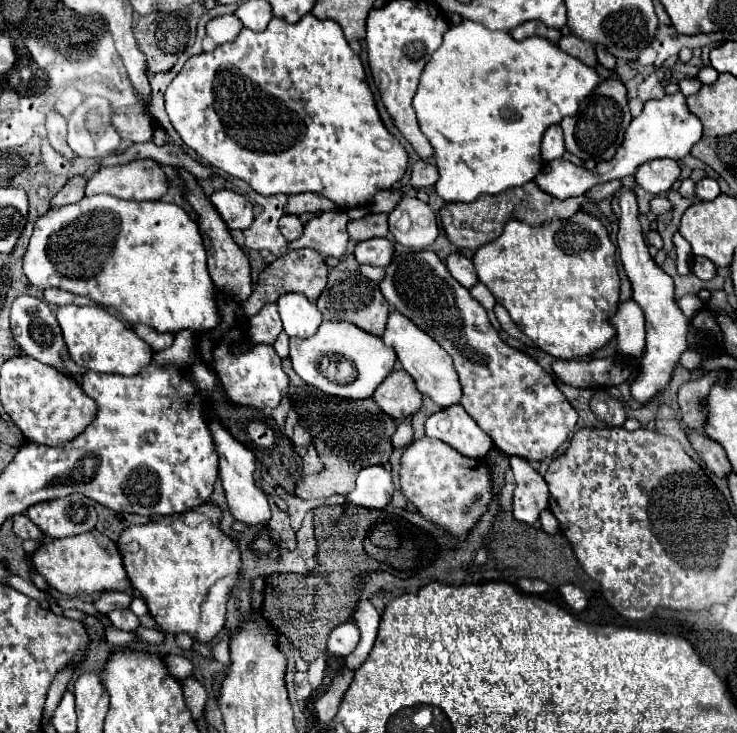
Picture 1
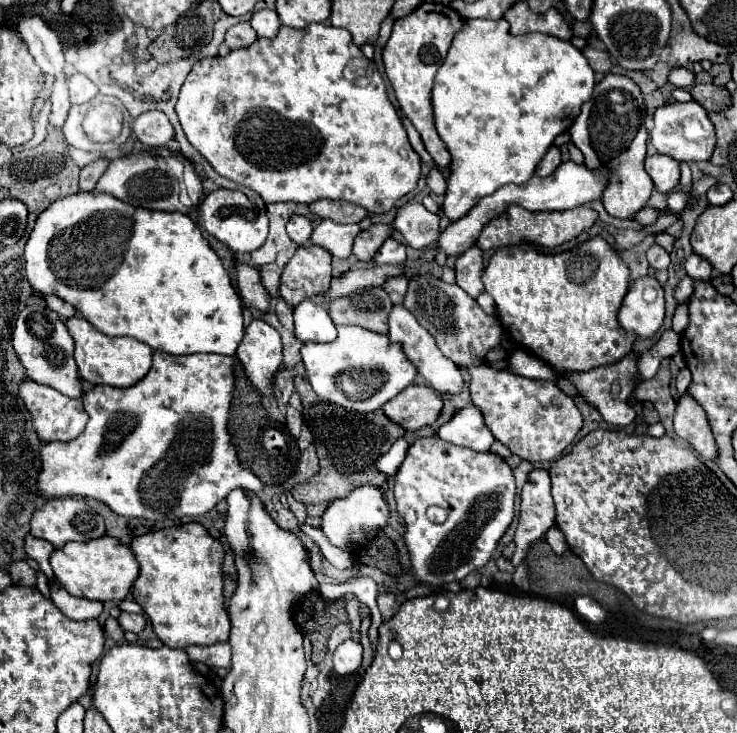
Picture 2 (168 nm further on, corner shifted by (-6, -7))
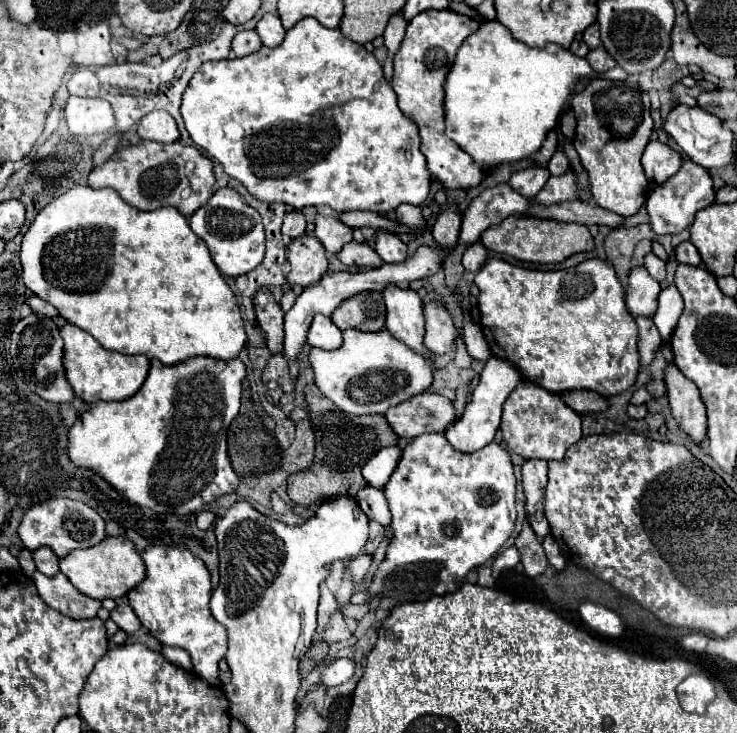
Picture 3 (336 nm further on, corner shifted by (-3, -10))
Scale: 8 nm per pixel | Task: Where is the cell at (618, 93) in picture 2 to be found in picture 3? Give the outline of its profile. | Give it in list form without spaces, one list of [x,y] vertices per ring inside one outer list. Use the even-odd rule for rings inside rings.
[[[591,80],[585,90],[571,100],[577,118],[573,146],[589,176],[590,190],[597,206],[631,216],[647,198],[648,179],[641,164],[643,150],[651,138],[653,120],[647,92],[621,80]]]

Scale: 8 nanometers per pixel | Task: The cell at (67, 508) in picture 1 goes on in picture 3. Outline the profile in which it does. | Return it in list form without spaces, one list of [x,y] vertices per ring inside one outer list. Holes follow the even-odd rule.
[[[51,498],[25,512],[19,524],[19,538],[29,550],[49,546],[59,558],[63,558],[75,548],[89,548],[99,544],[105,538],[105,522],[91,506],[85,506],[83,502],[69,498]]]

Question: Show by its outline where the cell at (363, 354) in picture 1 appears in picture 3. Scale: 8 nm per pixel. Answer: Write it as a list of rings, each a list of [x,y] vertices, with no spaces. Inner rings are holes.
[[[345,330],[343,346],[331,352],[311,348],[309,362],[315,374],[315,384],[323,396],[329,398],[339,410],[355,416],[385,414],[391,406],[425,392],[433,382],[433,366],[429,366],[421,354],[395,340],[387,330]]]

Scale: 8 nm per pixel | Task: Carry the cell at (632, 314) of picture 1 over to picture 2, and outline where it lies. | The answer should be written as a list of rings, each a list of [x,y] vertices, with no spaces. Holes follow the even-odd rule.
[[[656,277],[636,279],[618,313],[618,321],[624,329],[634,331],[638,337],[652,337],[664,321],[664,289]]]

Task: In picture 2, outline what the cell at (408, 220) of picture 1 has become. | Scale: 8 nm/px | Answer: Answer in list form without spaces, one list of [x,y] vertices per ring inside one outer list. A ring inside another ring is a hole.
[[[408,201],[398,207],[394,225],[404,235],[406,243],[418,251],[424,251],[434,245],[440,235],[440,217],[430,213],[418,201]]]

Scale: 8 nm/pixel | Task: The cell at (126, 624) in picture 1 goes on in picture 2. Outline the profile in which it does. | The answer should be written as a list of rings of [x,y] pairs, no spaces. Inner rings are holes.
[[[120,613],[118,623],[124,631],[132,631],[132,633],[140,633],[146,625],[146,617],[142,613]]]

